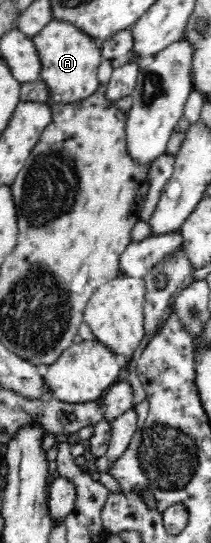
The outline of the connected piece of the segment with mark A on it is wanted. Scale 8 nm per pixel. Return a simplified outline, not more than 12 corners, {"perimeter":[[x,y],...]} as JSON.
{"perimeter":[[54,18],[33,35],[48,104],[100,85],[101,43]]}

